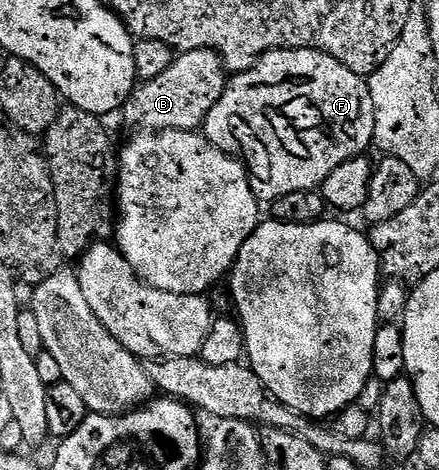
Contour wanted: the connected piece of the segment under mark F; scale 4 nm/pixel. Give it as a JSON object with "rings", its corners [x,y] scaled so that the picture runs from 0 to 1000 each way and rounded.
{"rings":[[[692,100],[679,109],[620,109],[601,117],[572,147],[538,153],[519,170],[513,194],[474,240],[462,268],[462,285],[469,296],[485,302],[508,326],[528,330],[556,347],[558,362],[567,368],[572,402],[595,428],[620,428],[649,417],[654,411],[724,404],[731,389],[745,385],[745,377],[754,377],[754,368],[763,368],[763,360],[772,360],[772,351],[781,351],[781,343],[800,343],[829,332],[831,319],[843,319],[852,311],[852,283],[854,234],[847,223],[838,174],[825,162],[800,155],[800,147],[790,147],[790,138],[763,130],[763,121],[740,117],[731,109],[713,109],[704,100]]]}

